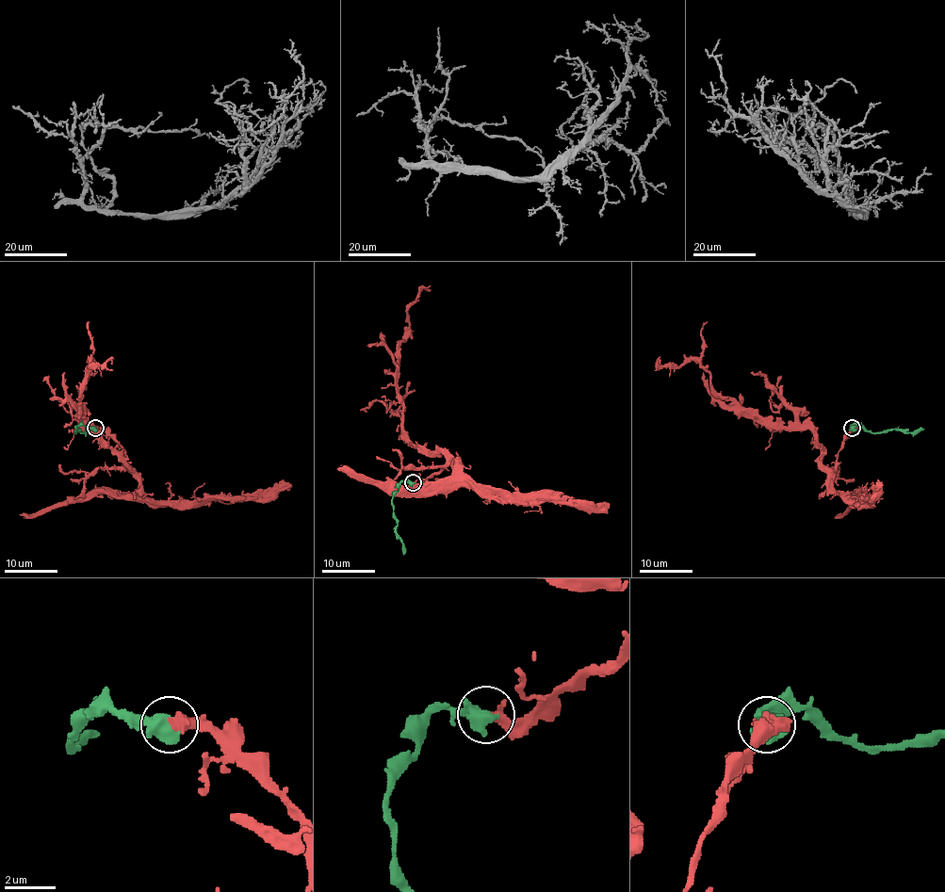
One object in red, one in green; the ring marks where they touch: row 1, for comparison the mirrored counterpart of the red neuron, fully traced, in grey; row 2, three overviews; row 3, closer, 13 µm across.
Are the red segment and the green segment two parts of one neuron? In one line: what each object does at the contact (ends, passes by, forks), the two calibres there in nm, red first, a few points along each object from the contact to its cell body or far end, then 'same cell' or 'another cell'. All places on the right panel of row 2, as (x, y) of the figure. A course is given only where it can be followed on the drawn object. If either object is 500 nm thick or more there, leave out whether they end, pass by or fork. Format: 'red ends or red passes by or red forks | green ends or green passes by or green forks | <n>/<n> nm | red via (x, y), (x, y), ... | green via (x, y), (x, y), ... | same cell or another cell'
440/700 nm | red via (852, 429), (838, 464), (828, 469), (808, 429), (770, 427), (744, 413), (695, 361), (659, 364) | green via (852, 429), (853, 424), (861, 424), (868, 430), (887, 432), (891, 429), (913, 432), (923, 429) | same cell

